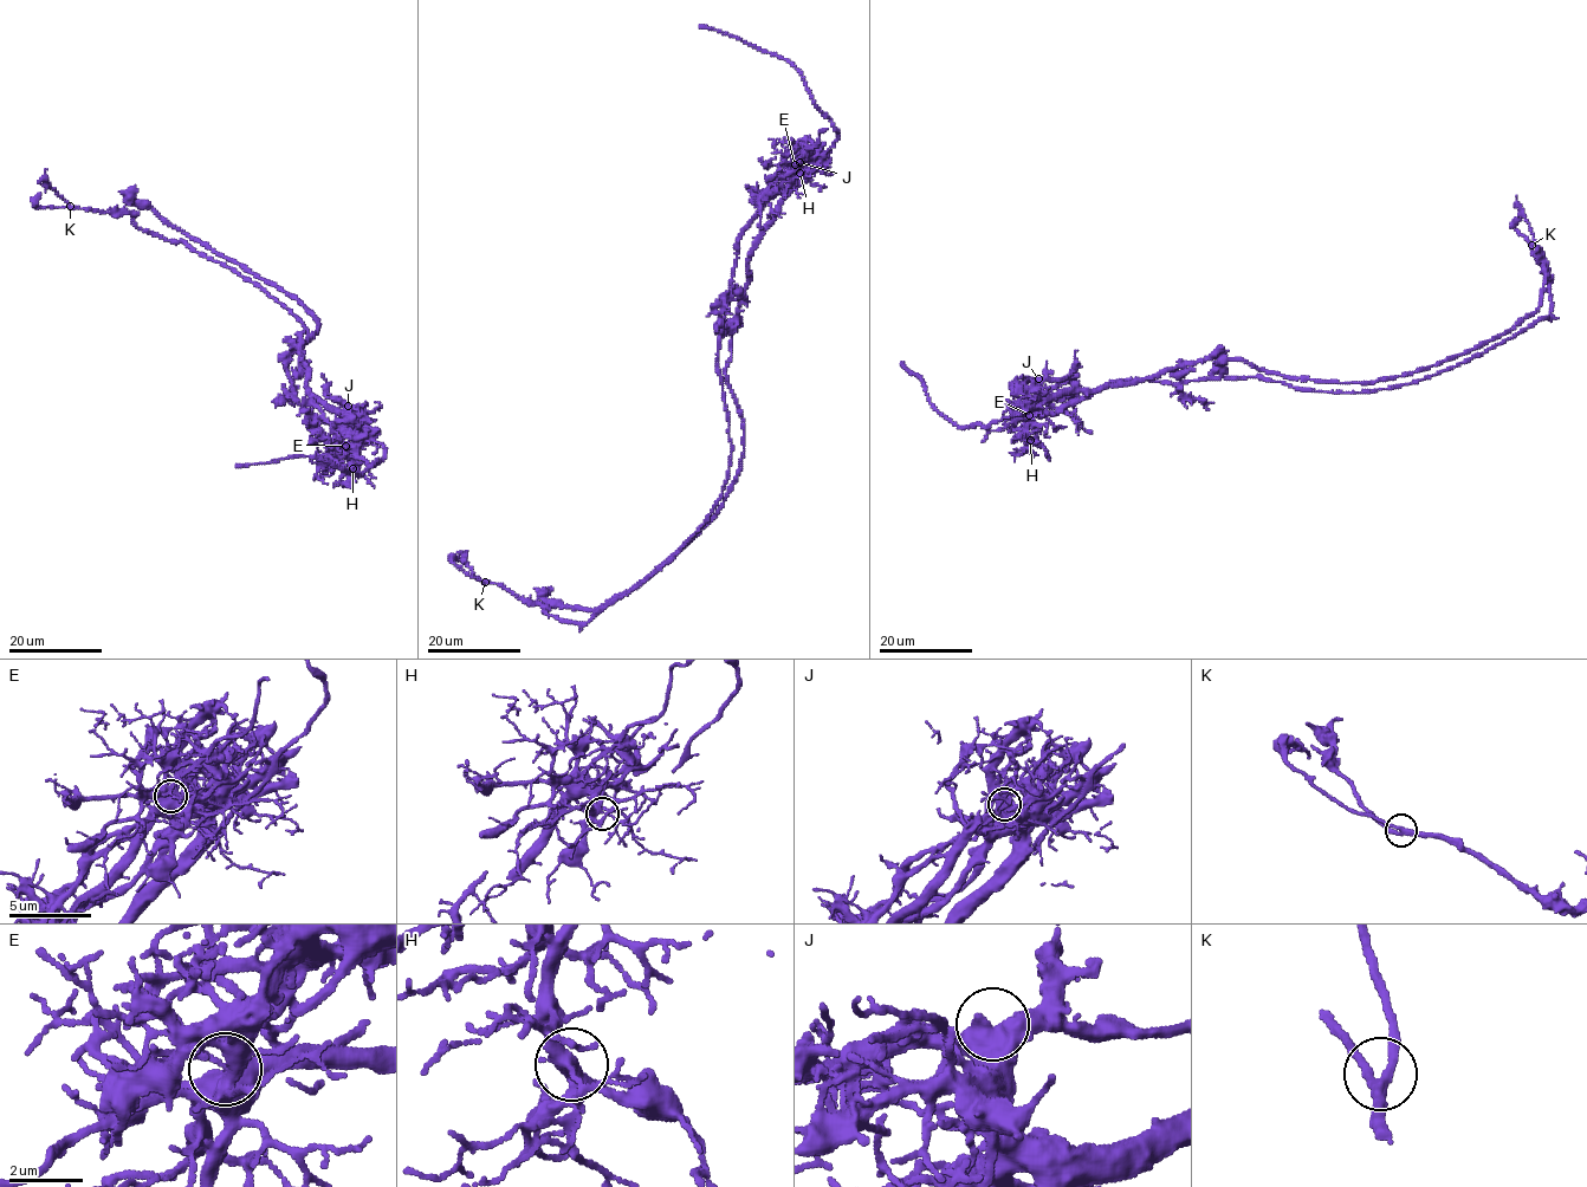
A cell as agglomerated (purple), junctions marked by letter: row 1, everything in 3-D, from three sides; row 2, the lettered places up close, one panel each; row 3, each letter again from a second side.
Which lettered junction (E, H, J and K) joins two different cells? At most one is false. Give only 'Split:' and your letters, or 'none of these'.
Split: E

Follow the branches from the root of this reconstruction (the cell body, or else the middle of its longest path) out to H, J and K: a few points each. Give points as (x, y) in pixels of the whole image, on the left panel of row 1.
H: (285, 368), (295, 391), (292, 399), (328, 439), (347, 449), (352, 468)
J: (285, 368), (295, 391), (292, 399), (315, 422), (328, 421), (344, 428), (352, 419), (352, 409), (348, 406)
K: (285, 368), (286, 355), (303, 349), (309, 335), (276, 299), (185, 242), (143, 231), (129, 213), (70, 206)

